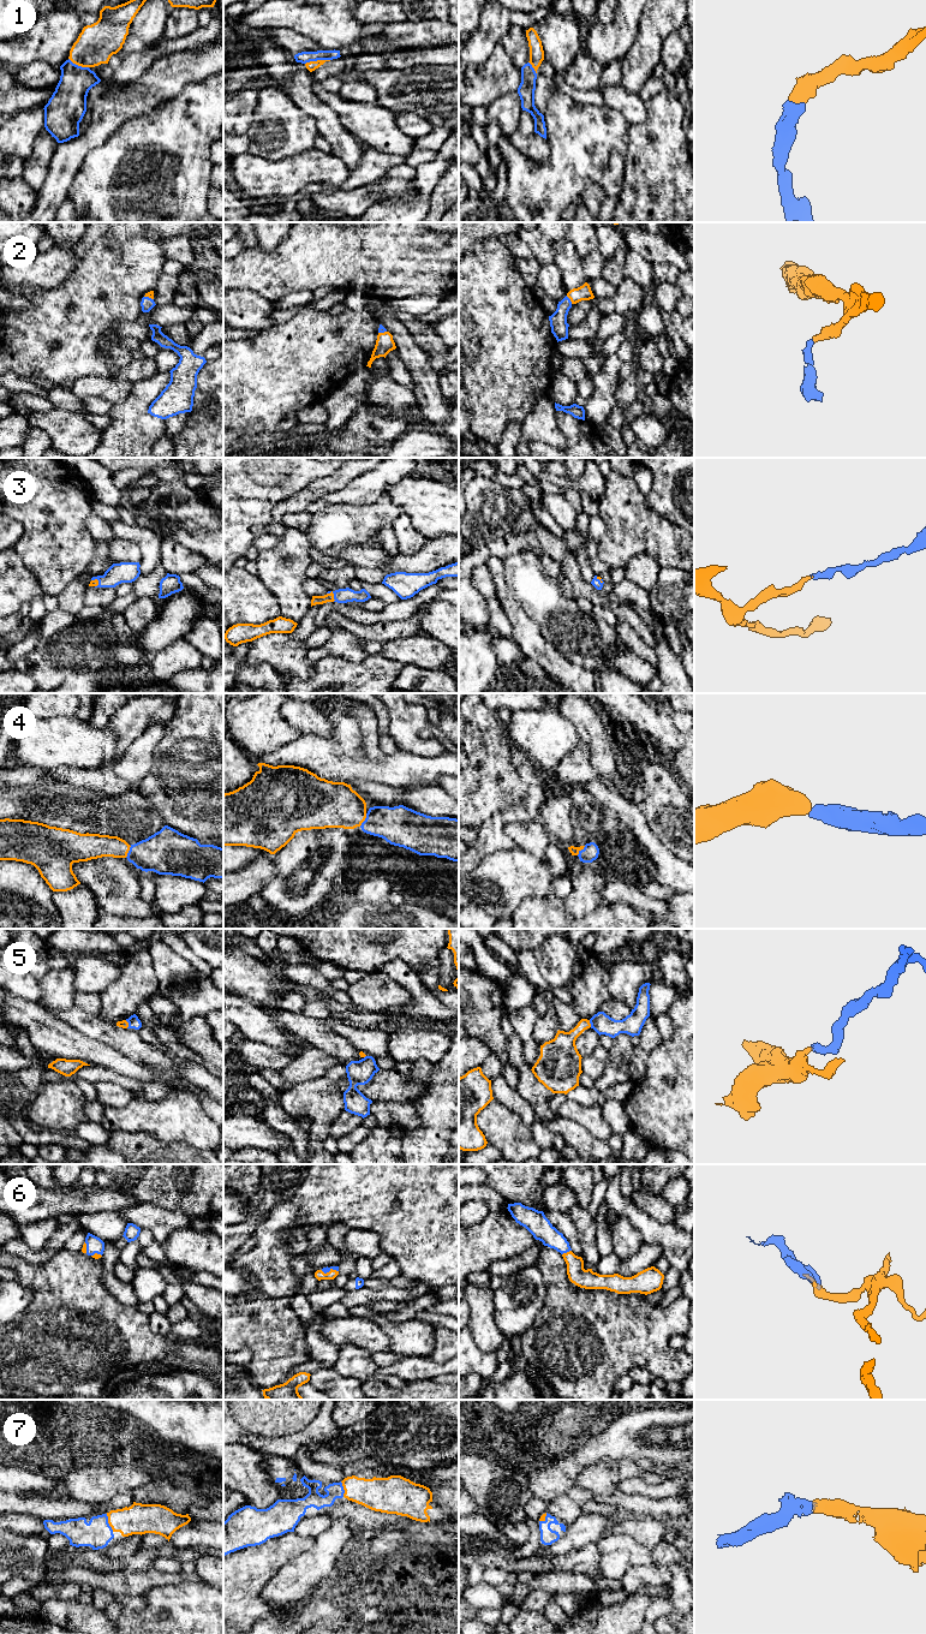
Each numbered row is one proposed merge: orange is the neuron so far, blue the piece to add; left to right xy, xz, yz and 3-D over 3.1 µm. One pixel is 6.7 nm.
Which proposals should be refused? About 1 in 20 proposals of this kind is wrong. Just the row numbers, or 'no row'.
no row

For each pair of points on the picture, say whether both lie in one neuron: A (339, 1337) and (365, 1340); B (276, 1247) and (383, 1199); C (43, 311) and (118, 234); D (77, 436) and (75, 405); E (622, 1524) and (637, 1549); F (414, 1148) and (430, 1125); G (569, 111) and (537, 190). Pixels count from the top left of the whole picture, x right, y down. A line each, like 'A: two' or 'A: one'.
A: one
B: one
C: two
D: two
E: two
F: one
G: one

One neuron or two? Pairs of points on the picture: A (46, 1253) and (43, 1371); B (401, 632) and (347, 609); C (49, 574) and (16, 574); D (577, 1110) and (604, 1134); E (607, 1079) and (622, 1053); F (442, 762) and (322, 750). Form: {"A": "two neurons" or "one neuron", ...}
{"A": "two neurons", "B": "two neurons", "C": "two neurons", "D": "one neuron", "E": "one neuron", "F": "one neuron"}

